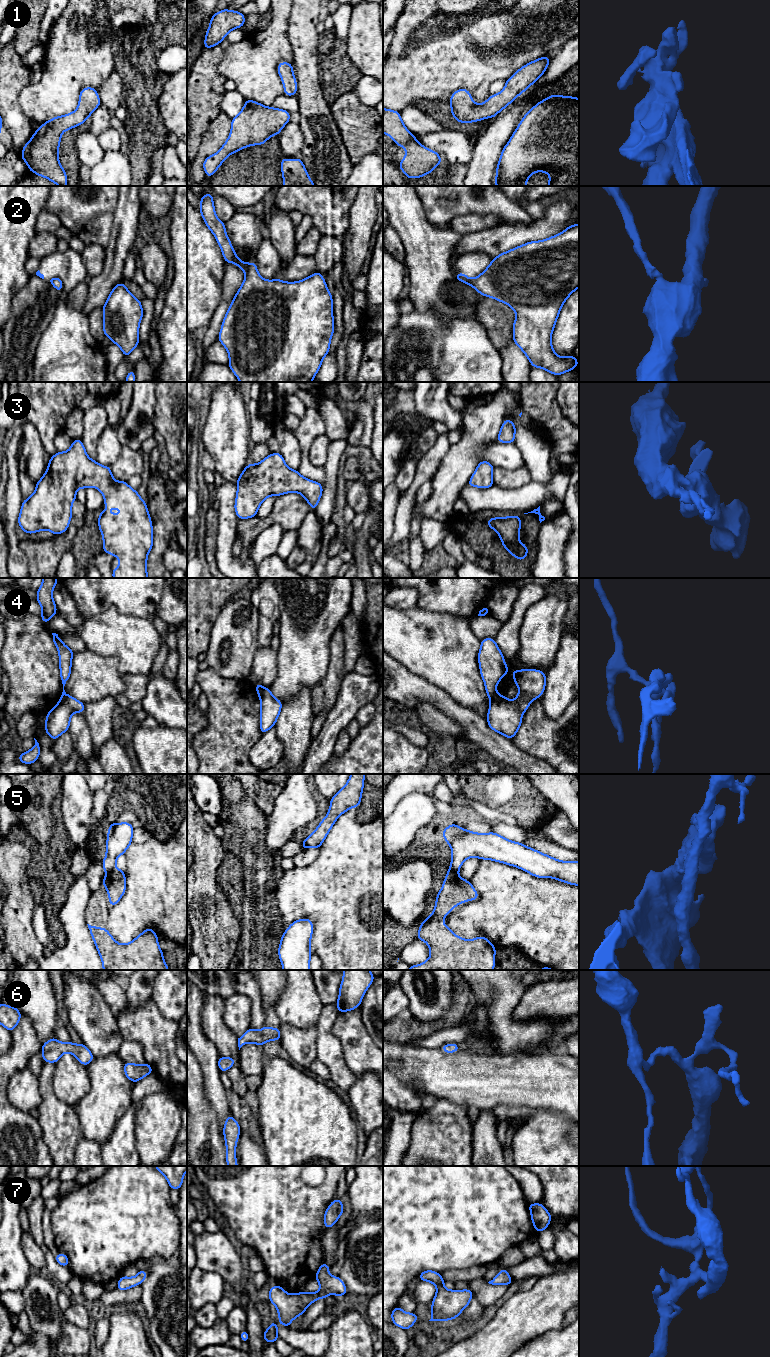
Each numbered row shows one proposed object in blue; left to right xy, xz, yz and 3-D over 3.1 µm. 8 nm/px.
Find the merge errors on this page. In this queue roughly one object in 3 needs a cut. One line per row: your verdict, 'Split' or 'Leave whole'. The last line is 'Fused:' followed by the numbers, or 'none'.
1: Leave whole
2: Split
3: Leave whole
4: Split
5: Split
6: Leave whole
7: Leave whole
Fused: 2, 4, 5

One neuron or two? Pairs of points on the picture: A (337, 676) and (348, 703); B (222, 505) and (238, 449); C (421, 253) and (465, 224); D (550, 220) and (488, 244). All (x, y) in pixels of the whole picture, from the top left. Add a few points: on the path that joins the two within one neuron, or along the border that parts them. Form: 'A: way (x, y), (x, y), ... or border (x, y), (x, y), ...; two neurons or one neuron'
A: border (345, 675), (335, 703), (332, 706); two neurons
B: border (227, 481), (235, 483); two neurons
C: border (450, 229), (462, 235); two neurons
D: way (535, 231), (503, 237); one neuron

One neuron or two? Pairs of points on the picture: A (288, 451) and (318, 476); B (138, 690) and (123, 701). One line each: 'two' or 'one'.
A: two
B: one

